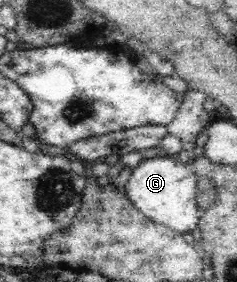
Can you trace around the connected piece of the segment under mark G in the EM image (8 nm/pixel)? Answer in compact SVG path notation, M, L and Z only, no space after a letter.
M160 154L143 159L132 170L125 190L132 205L147 219L167 225L180 234L190 234L196 229L203 213L197 203L197 177L188 169L188 164L181 162L177 157Z

